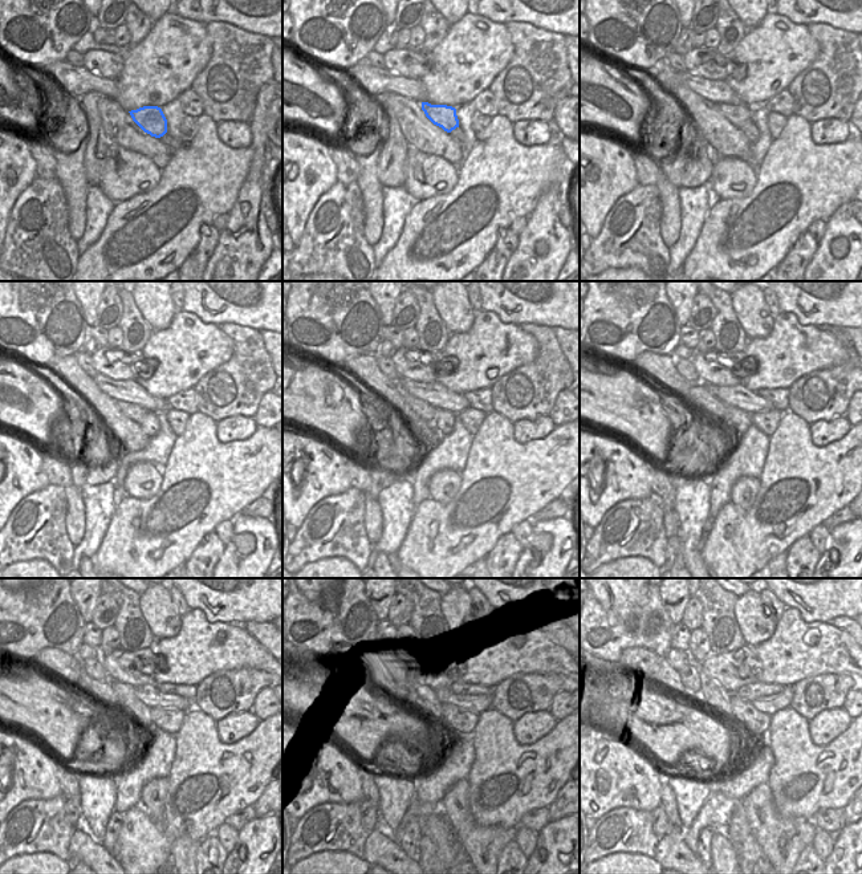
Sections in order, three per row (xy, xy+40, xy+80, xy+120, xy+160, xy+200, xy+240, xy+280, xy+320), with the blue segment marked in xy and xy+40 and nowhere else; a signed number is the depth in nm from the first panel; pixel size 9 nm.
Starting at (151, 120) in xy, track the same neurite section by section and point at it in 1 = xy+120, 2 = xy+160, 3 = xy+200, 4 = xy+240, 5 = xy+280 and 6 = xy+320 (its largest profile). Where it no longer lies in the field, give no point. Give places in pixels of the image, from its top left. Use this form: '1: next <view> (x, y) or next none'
1: next xy+120 (133, 411)
2: next xy+160 (426, 411)
3: next xy+200 (699, 395)
4: next xy+240 (101, 690)
5: next xy+280 (375, 681)
6: next xy+320 (662, 673)

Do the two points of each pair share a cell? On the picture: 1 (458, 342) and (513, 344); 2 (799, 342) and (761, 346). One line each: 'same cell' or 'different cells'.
1: same cell
2: same cell

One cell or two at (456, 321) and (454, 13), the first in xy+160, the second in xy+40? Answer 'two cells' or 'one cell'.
one cell

